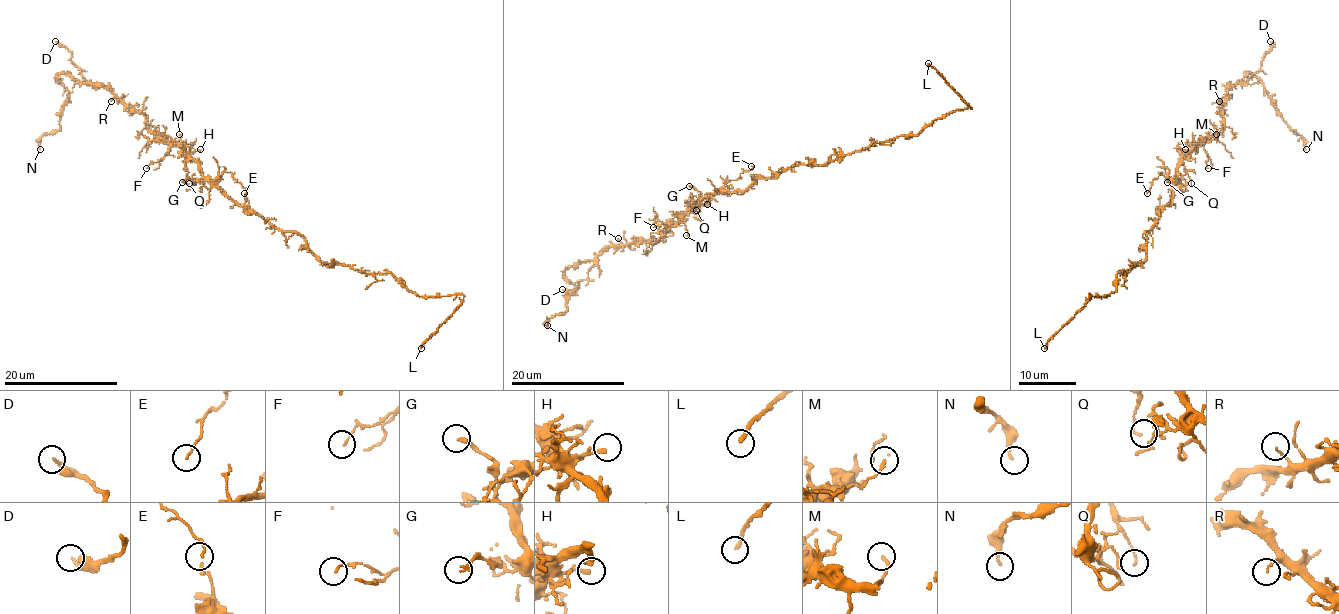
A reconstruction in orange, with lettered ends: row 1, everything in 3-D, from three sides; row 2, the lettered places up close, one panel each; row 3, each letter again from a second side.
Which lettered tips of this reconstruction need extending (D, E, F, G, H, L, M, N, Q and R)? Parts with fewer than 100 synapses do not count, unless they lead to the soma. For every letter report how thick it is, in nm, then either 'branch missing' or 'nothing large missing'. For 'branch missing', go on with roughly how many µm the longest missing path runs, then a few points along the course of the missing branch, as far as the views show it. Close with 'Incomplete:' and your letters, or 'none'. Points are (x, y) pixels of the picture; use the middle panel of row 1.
D: 220 nm thick; nothing large missing
E: 100 nm thick; nothing large missing
F: 110 nm thick; nothing large missing
G: 190 nm thick; nothing large missing
H: 180 nm thick; nothing large missing
L: 220 nm thick; branch missing; about 25 µm are missing; missing branch runs (928, 63), (901, 68), (894, 49), (911, 21), (928, 28), (938, 41)
M: 160 nm thick; nothing large missing
N: 160 nm thick; nothing large missing
Q: 80 nm thick; nothing large missing
R: 100 nm thick; nothing large missing
Incomplete: L

